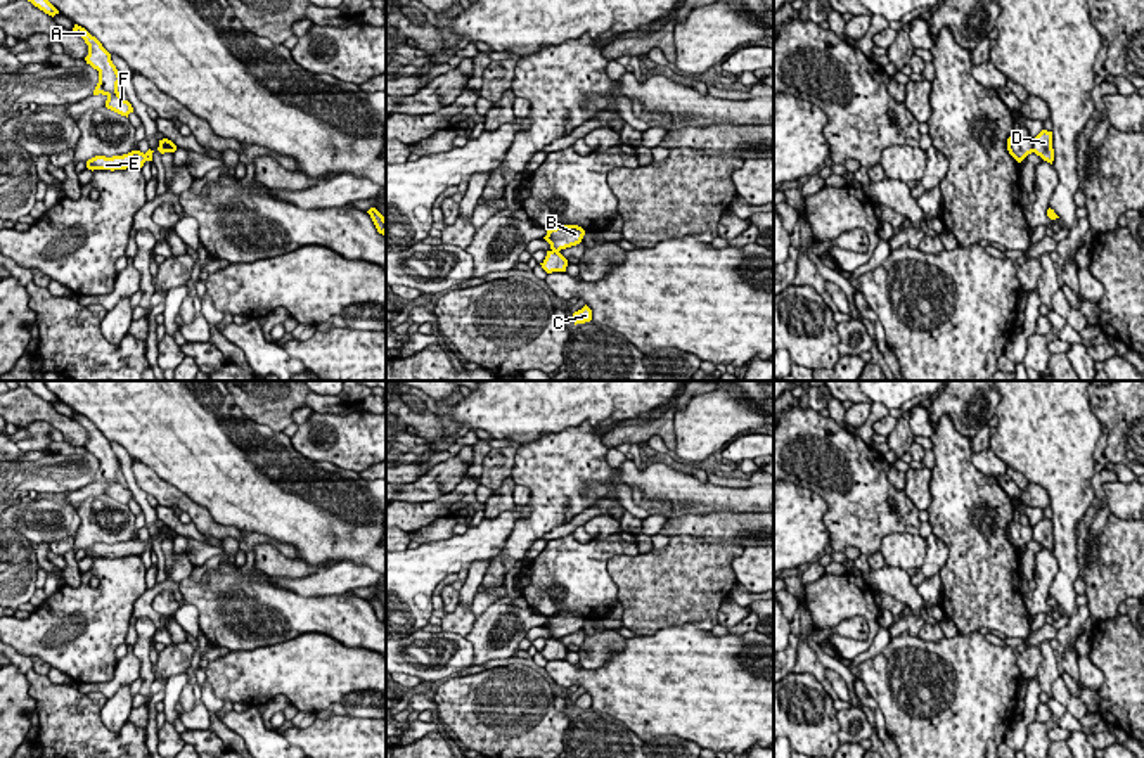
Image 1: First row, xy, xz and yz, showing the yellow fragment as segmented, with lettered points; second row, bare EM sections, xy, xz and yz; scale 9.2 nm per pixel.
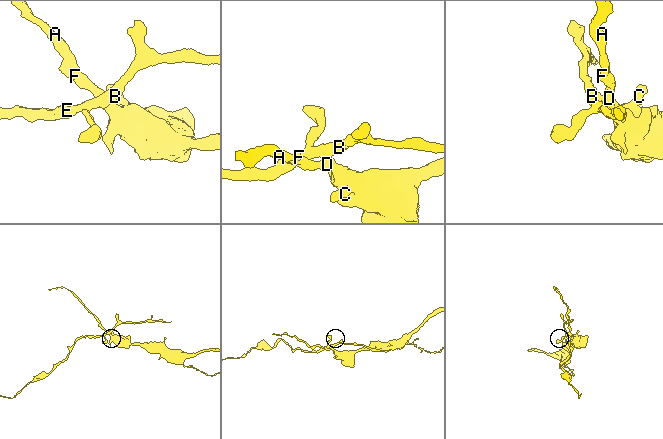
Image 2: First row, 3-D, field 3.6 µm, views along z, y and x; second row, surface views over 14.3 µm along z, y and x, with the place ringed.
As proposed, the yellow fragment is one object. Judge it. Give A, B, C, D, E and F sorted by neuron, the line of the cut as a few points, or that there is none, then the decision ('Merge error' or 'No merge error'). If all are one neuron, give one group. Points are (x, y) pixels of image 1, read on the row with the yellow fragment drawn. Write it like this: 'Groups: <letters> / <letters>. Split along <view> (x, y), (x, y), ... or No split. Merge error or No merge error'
Groups: A C D F / B E. Split along yz (1030, 141), (1032, 151). Merge error

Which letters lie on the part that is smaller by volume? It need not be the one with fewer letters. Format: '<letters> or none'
B, E

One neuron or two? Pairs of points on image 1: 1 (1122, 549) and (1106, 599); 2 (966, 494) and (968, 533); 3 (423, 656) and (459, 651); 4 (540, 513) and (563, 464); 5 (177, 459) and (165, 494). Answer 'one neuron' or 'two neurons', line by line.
1: one neuron
2: one neuron
3: one neuron
4: one neuron
5: two neurons

